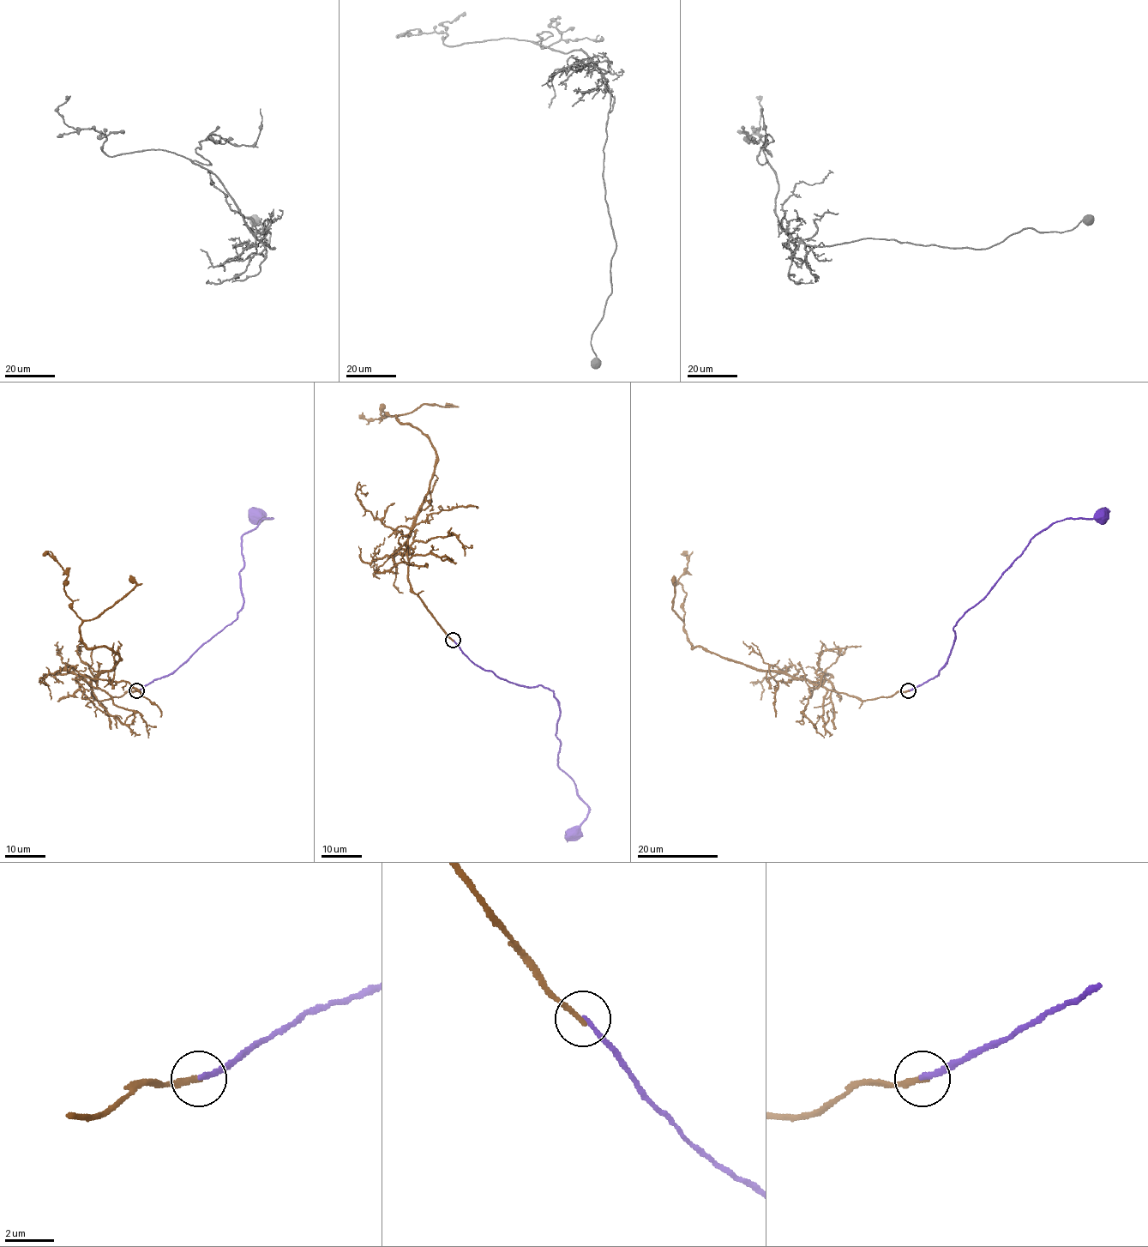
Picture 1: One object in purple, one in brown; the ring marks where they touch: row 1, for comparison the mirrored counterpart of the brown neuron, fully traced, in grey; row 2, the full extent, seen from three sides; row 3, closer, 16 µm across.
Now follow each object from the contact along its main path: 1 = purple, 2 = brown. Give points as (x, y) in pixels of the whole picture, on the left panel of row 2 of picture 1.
1: (136, 691), (174, 672), (237, 617), (243, 605), (244, 533), (263, 519), (273, 519), (255, 510), (256, 515)
2: (136, 691), (98, 700), (92, 694), (91, 682), (119, 656), (87, 647), (64, 591), (68, 575), (42, 554)

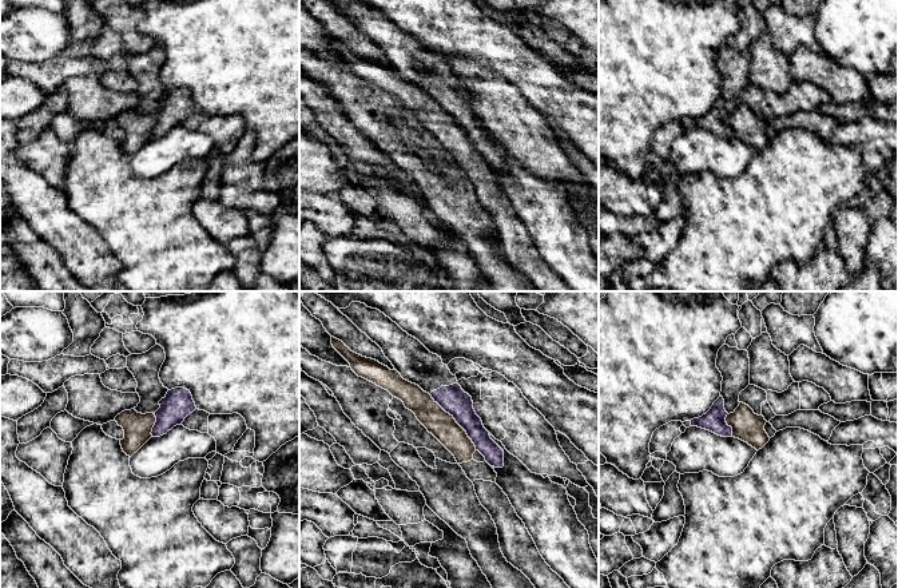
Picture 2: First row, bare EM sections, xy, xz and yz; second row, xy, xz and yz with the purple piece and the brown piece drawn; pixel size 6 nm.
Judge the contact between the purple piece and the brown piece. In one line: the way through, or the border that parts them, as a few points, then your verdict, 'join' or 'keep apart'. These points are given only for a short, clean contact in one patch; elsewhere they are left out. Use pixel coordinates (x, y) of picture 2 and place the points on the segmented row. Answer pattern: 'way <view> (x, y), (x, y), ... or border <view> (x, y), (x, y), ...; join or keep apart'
border xz (429, 394), (465, 432), (476, 449); keep apart

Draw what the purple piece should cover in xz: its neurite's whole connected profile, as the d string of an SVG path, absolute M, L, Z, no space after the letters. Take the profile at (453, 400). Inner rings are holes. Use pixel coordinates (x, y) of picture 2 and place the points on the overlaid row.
M351 302L349 307L338 310L382 349L385 357L404 380L418 385L424 392L429 393L434 402L456 420L474 444L476 450L485 457L490 466L504 466L504 450L490 438L489 432L473 409L472 397L461 389L456 376L442 363L441 357L430 353L418 339L409 335L377 309L367 307L361 302Z

